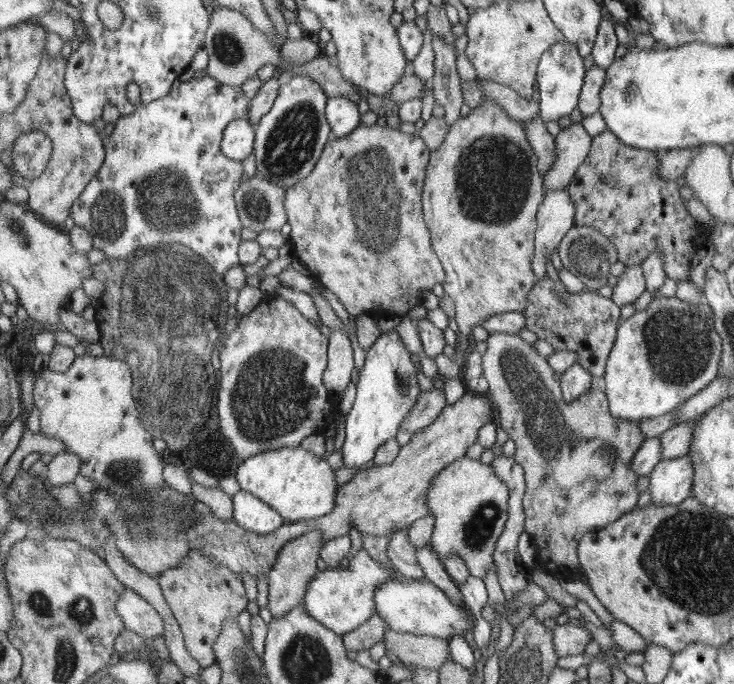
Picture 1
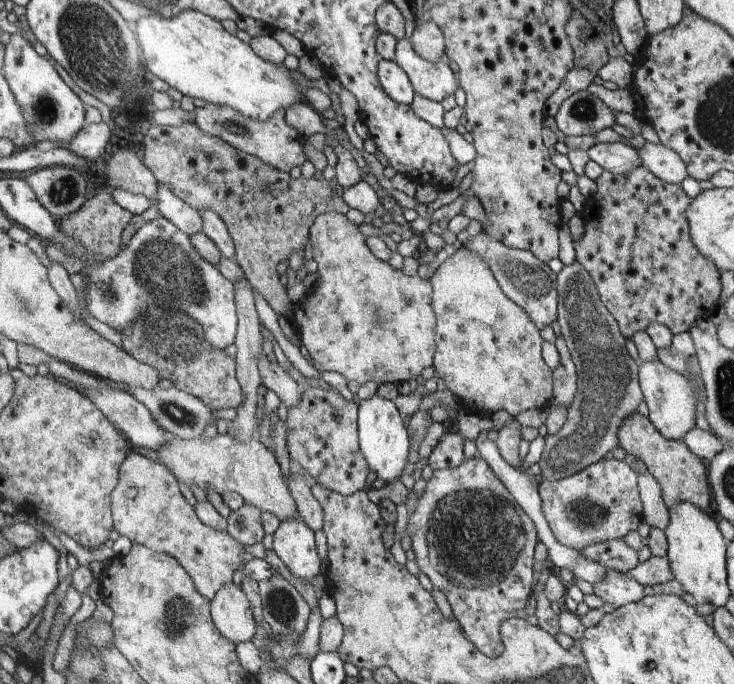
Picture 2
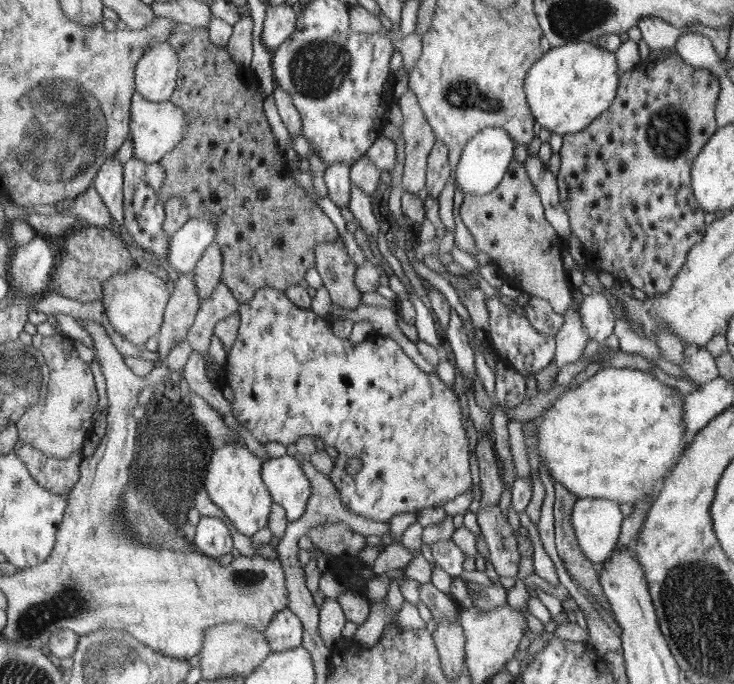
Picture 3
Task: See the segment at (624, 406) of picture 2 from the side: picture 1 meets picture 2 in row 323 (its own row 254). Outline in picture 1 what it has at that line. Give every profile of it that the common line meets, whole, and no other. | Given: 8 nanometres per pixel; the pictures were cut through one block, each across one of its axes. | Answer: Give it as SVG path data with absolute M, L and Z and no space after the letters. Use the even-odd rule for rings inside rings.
M576 226L563 238L558 254L563 268L577 276L587 290L608 284L610 264L618 260L615 246L598 230Z

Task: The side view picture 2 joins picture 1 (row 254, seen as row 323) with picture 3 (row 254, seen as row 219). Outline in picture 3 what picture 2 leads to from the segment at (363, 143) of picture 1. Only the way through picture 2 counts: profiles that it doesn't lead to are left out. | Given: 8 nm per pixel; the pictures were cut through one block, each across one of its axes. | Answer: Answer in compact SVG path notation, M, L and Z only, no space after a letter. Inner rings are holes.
M342 236L334 242L320 242L315 268L328 289L332 305L351 311L361 305L362 292L354 284L357 266L349 256Z

